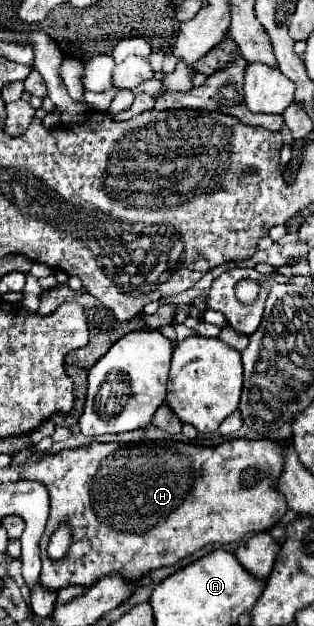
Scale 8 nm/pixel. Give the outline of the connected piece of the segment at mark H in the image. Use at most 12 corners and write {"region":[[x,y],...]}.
{"region":[[90,442],[44,482],[40,586],[134,582],[288,508],[282,448]]}

